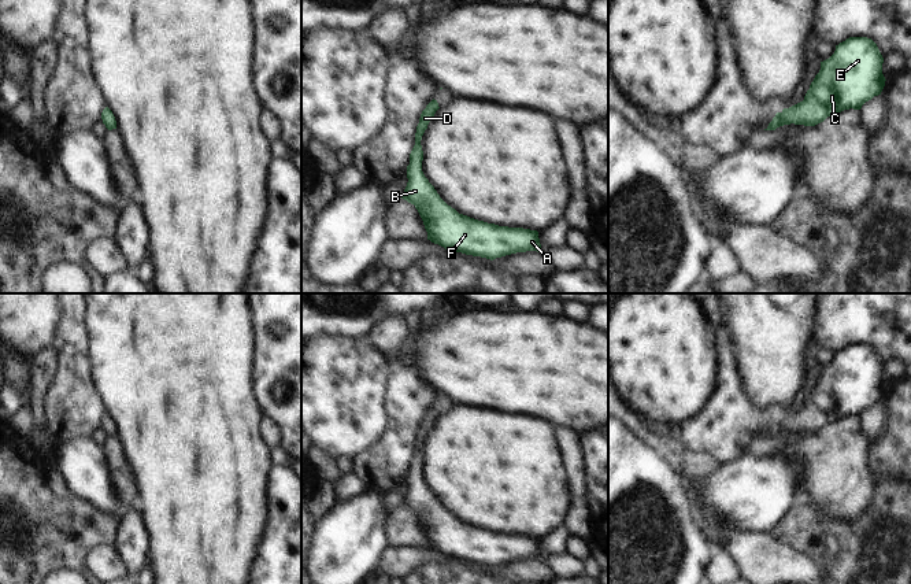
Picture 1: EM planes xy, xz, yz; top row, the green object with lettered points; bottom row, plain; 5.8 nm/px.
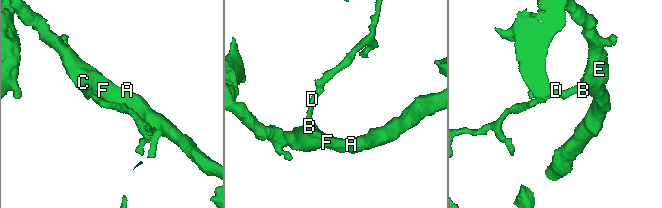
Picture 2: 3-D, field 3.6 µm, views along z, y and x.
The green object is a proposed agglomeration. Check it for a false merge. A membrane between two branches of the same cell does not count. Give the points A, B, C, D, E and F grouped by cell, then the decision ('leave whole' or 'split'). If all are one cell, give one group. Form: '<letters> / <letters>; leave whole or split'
A B C D E F; leave whole

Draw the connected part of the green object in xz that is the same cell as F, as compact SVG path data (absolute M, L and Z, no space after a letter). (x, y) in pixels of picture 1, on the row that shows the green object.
M433 99L421 114L415 145L407 166L408 182L401 196L418 210L427 232L427 240L447 251L490 260L516 252L541 252L537 230L499 226L459 214L440 197L425 177L421 140L438 108L437 100Z

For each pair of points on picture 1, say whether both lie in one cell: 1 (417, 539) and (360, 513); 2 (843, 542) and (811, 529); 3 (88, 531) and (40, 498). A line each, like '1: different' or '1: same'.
1: different
2: same
3: same

